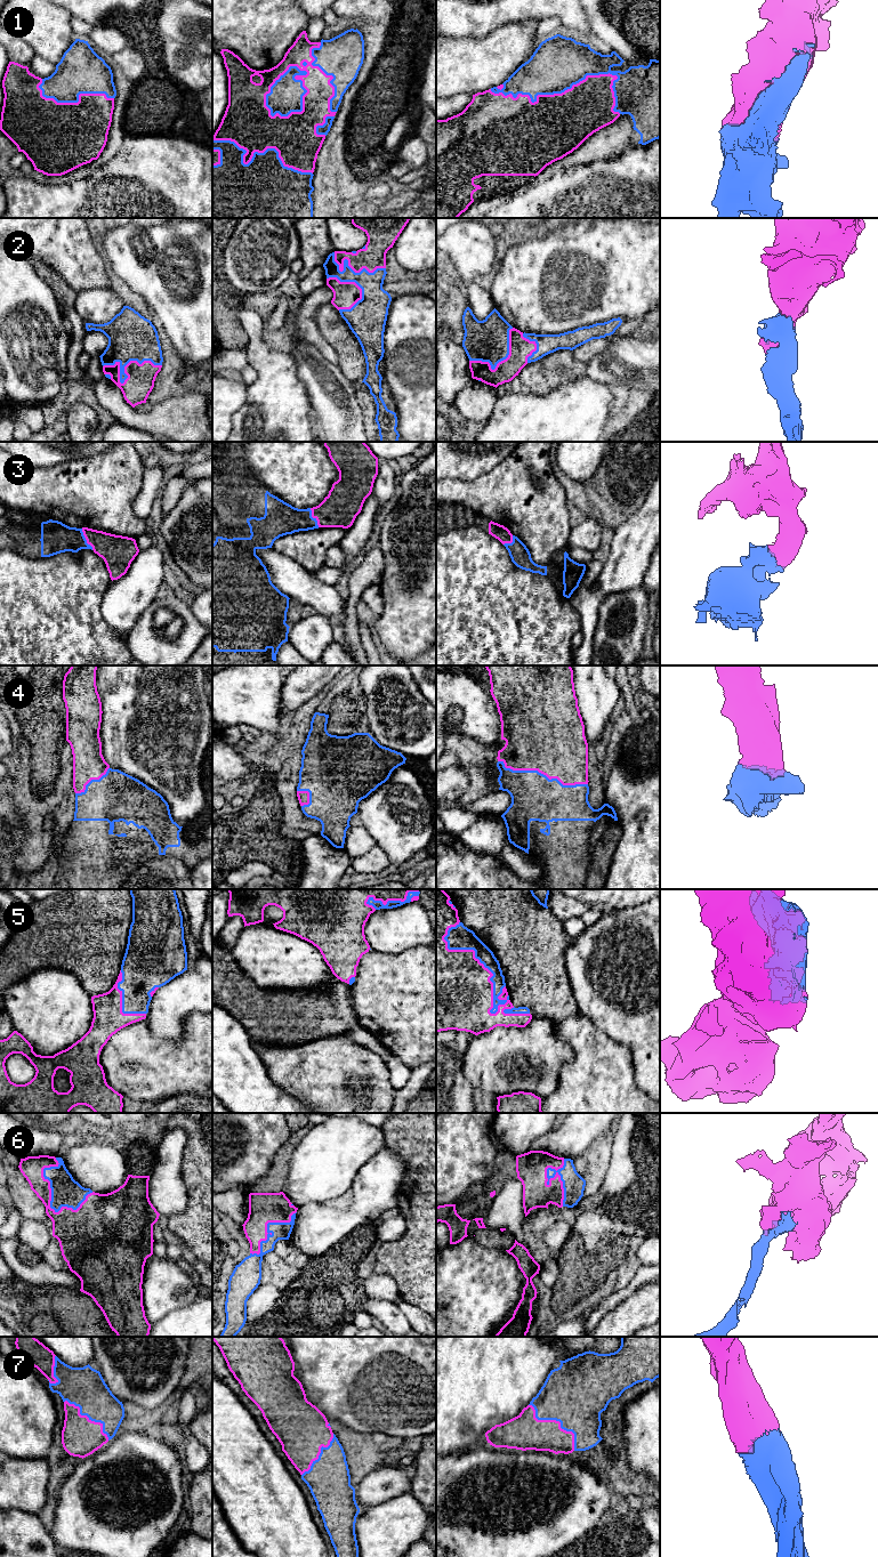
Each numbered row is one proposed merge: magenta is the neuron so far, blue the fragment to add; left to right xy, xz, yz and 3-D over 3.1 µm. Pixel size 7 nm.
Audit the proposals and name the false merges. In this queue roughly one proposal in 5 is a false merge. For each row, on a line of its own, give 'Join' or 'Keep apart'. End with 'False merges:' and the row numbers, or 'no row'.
1: Join
2: Join
3: Join
4: Join
5: Join
6: Join
7: Join
False merges: no row

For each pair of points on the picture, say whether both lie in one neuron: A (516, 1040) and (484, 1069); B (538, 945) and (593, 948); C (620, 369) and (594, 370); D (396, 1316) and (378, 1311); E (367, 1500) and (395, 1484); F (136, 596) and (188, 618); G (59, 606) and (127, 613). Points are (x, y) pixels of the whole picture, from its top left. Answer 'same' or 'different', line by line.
A: same
B: different
C: same
D: same
E: same
F: different
G: different

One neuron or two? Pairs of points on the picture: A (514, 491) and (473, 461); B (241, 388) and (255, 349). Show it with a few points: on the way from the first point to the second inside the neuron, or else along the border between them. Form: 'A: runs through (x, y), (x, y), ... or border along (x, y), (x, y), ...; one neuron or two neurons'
A: border along (509, 456), (481, 476), (462, 481); two neurons
B: border along (248, 386), (246, 402), (236, 411); two neurons

